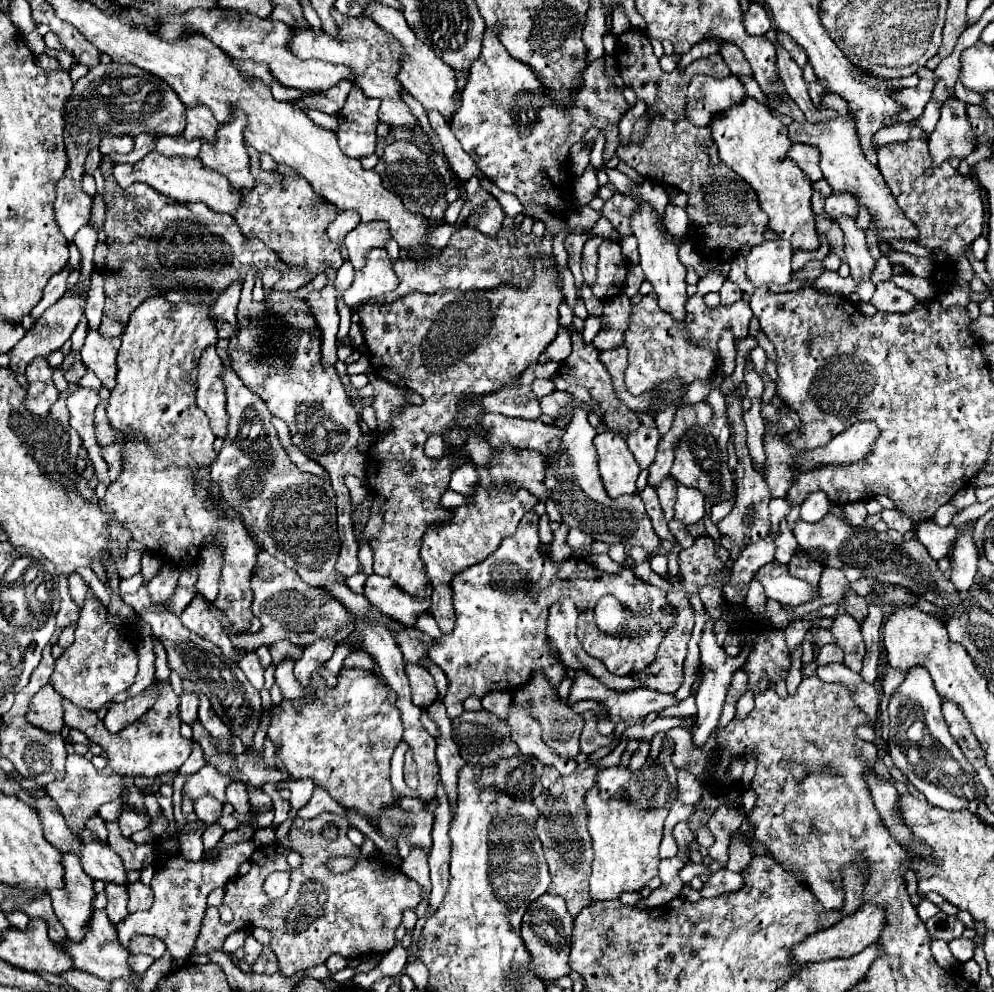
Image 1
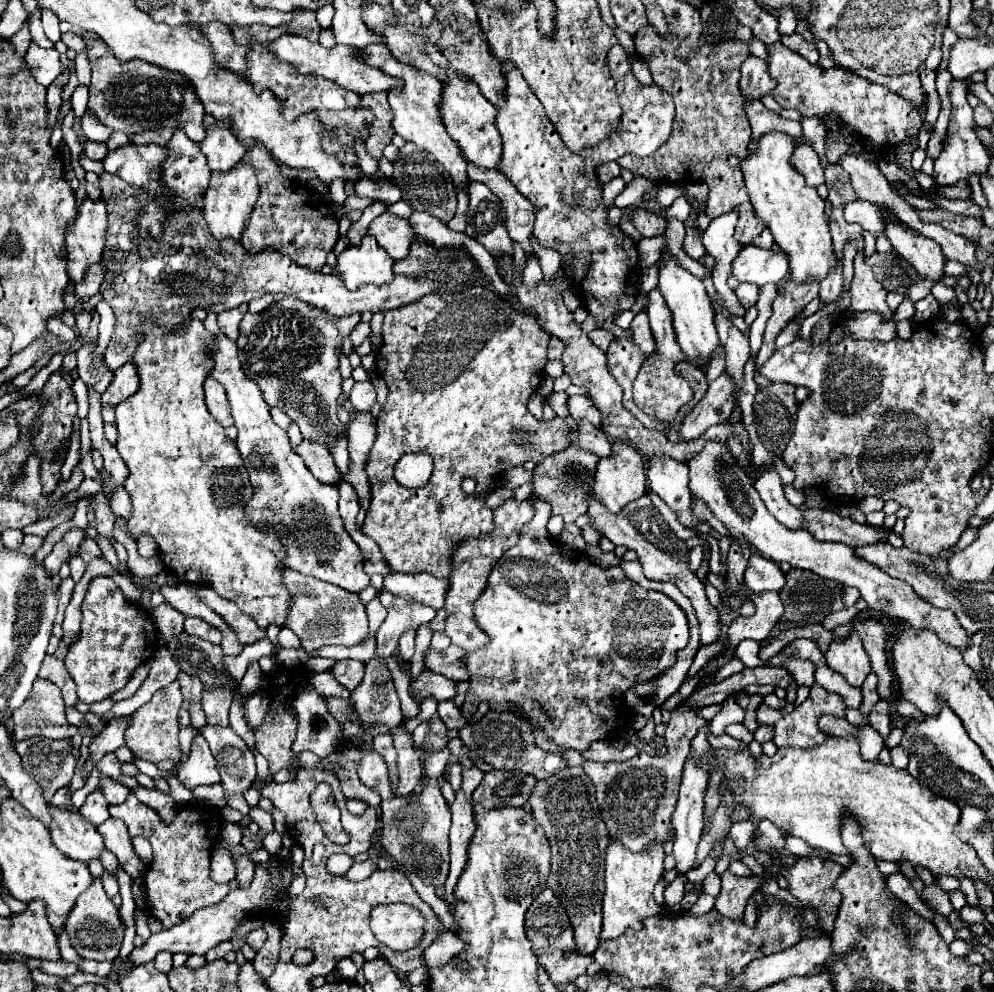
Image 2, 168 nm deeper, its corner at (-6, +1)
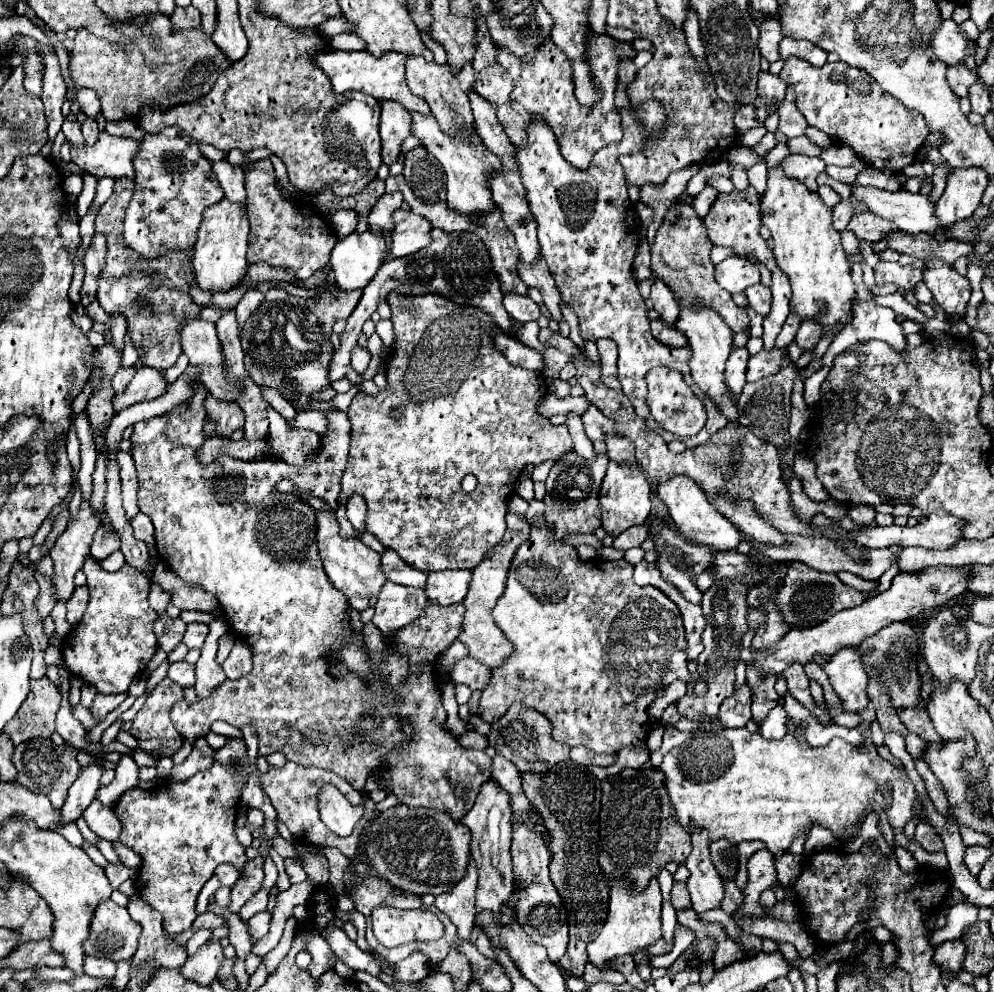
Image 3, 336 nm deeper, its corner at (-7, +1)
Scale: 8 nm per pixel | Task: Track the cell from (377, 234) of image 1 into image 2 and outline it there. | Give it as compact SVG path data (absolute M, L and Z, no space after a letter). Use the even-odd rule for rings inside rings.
M385 211L371 223L369 235L373 235L379 241L379 245L385 247L385 251L391 255L391 259L399 261L399 259L407 257L415 231L407 219L401 219L397 215Z

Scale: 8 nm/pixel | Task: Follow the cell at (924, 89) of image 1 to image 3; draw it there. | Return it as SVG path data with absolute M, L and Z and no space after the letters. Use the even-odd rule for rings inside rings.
M788 57L786 65L780 71L780 79L786 81L796 91L796 107L806 117L808 125L818 127L820 131L828 133L836 143L848 145L856 151L856 155L866 161L870 167L888 169L888 171L902 171L906 165L916 161L916 155L928 137L928 129L924 129L924 119L916 115L916 111L908 111L896 97L884 93L880 85L866 73L856 67L848 67L842 61L824 63L822 67L812 67L808 61L798 57Z

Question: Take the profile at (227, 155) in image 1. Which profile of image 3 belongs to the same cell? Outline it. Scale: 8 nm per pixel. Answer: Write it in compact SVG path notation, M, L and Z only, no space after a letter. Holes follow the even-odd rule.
M226 197L204 211L204 221L198 231L198 241L194 245L194 273L196 283L204 291L228 291L230 287L242 283L248 269L246 249L248 249L250 223L248 213L242 203L232 203Z

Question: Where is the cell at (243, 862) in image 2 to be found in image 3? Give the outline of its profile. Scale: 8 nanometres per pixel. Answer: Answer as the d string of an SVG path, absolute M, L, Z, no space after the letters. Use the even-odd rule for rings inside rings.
M214 761L212 767L198 771L188 781L166 783L158 791L126 791L114 805L114 813L124 825L120 841L142 857L138 895L162 913L168 933L180 933L192 927L196 919L196 897L218 863L230 861L238 873L244 871L248 857L234 835L238 793L240 783Z

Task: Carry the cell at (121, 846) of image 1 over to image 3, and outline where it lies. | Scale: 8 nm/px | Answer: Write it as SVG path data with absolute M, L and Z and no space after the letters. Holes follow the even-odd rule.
M94 799L94 801L90 803L90 807L84 811L82 817L86 819L88 827L90 827L100 839L106 839L106 841L110 841L110 843L118 841L118 837L120 837L120 833L122 833L122 823L120 823L120 819L116 819L116 815L114 815L112 809L100 805L100 801Z

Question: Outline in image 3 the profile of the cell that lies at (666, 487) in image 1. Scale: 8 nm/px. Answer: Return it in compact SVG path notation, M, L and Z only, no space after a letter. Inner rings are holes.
M674 475L664 483L656 485L656 493L662 503L666 503L668 513L672 521L676 523L678 531L692 543L702 543L708 547L714 547L716 551L726 551L726 549L736 549L738 543L742 541L742 535L736 531L736 527L720 513L716 513L714 507L706 501L700 485L694 479L688 479L686 475Z

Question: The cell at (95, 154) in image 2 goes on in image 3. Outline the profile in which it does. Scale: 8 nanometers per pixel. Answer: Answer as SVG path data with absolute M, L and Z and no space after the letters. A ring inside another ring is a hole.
M86 119L86 121L84 121L84 125L82 125L82 135L84 135L84 139L86 139L86 145L94 145L94 143L98 141L100 131L98 131L94 119Z

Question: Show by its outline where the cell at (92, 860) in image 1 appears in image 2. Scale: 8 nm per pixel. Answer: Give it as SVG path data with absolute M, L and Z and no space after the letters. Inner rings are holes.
M49 805L51 823L47 825L53 845L69 855L71 859L89 863L99 857L103 845L103 837L97 833L95 825L85 821L79 813L69 811L67 807Z

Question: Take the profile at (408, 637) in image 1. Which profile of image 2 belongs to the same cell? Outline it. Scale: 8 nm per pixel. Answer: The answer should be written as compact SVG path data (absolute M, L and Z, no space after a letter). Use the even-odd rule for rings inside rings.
M451 645L445 651L433 651L429 649L425 653L425 667L429 671L435 671L439 675L445 675L447 679L453 681L467 681L469 679L469 671L465 667L465 657L467 653L455 645Z

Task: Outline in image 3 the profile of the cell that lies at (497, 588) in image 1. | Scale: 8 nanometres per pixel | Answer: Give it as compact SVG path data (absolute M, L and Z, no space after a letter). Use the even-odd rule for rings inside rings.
M538 499L530 501L530 507L526 511L526 519L530 521L530 537L526 543L522 543L512 559L512 567L508 573L508 581L506 581L506 589L504 595L498 599L496 607L492 609L492 617L496 621L496 625L502 629L502 633L506 635L506 639L512 643L514 651L504 659L504 663L500 667L494 667L490 673L490 679L482 691L480 697L480 707L478 707L478 715L486 721L486 723L494 723L496 719L500 719L506 709L512 703L524 703L526 707L536 709L538 713L542 713L550 723L552 723L552 739L566 743L568 747L588 747L594 753L610 753L616 755L622 747L638 747L644 743L648 731L650 731L650 723L646 709L648 705L662 693L662 689L666 685L670 685L674 679L684 679L690 681L690 673L686 669L686 639L684 639L684 625L680 619L680 611L676 611L676 605L662 593L656 591L656 587L640 587L632 581L632 565L628 565L624 559L620 561L604 561L600 557L590 559L590 561L582 561L576 553L574 547L554 539L552 529L546 525L544 521L544 503Z

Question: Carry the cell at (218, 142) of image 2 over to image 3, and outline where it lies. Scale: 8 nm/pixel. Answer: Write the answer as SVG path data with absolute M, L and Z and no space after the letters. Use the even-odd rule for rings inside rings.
M226 159L212 161L212 169L220 181L224 195L234 203L244 203L244 181L242 181L242 167L230 165Z

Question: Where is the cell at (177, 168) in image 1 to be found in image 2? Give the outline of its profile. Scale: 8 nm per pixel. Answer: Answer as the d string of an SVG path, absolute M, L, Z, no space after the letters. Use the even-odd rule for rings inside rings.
M127 143L119 149L107 151L103 167L107 173L119 175L125 183L143 187L149 181L159 181L159 169L167 157L161 145L133 145Z

